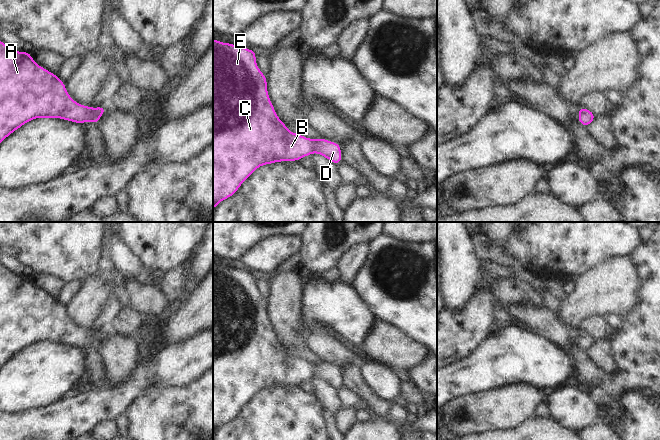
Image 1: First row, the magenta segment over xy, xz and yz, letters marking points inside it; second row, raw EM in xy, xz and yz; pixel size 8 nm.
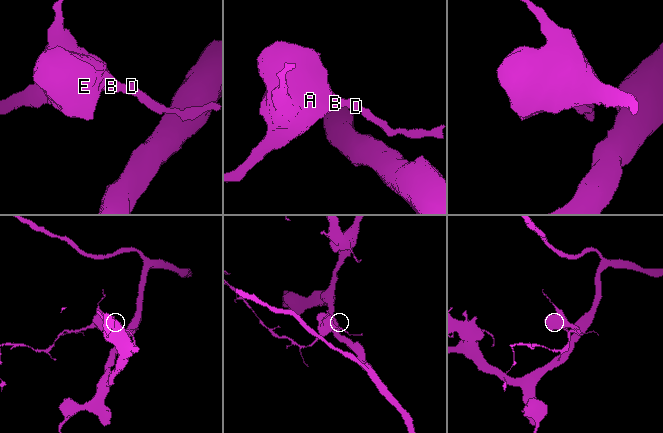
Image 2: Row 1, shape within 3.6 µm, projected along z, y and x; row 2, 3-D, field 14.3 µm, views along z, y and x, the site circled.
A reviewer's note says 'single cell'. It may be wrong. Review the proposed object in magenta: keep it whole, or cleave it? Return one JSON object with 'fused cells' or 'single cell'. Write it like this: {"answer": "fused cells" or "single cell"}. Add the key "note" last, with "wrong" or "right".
{"answer": "single cell", "note": "right"}

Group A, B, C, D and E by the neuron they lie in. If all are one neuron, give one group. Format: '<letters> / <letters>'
A B C D E

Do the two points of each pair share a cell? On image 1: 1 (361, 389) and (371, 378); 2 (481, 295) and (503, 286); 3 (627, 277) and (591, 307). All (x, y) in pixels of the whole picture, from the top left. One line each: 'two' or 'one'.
1: two
2: two
3: one

